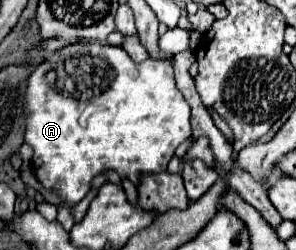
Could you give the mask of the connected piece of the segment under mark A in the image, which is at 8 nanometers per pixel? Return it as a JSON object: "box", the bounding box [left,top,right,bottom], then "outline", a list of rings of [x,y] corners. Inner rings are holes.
{"box":[22,39,190,232],"outline":[[[94,39],[64,45],[46,57],[28,77],[22,111],[26,127],[24,141],[34,149],[34,173],[46,191],[56,193],[62,199],[56,219],[67,232],[74,225],[72,209],[88,195],[94,175],[114,169],[118,175],[126,175],[136,183],[142,173],[164,171],[176,147],[190,137],[190,105],[176,87],[170,61],[146,59],[136,65],[122,47],[102,45]],[[88,103],[96,105],[98,111],[92,113],[88,125],[82,127],[78,125],[78,117]]]}

